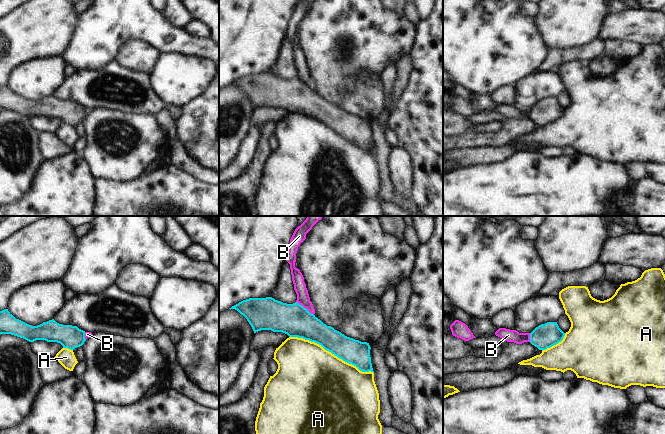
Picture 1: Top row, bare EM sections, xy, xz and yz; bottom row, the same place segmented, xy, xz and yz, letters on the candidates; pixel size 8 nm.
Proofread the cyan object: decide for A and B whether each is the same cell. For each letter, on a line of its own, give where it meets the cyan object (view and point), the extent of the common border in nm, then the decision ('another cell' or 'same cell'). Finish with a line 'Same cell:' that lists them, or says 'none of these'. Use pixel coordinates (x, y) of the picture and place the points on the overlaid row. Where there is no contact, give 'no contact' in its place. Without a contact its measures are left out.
A: contact xz (331, 352); length 750 nm; another cell
B: contact xz (305, 308); length 180 nm; another cell
Same cell: none of these

